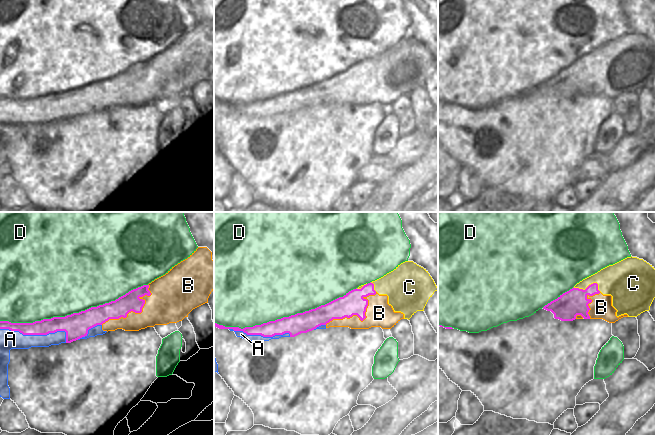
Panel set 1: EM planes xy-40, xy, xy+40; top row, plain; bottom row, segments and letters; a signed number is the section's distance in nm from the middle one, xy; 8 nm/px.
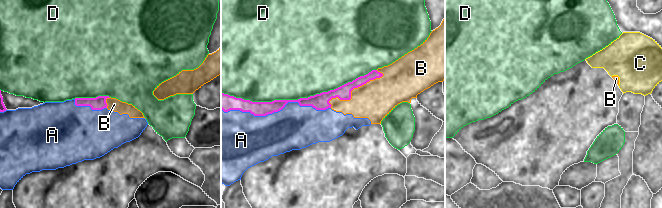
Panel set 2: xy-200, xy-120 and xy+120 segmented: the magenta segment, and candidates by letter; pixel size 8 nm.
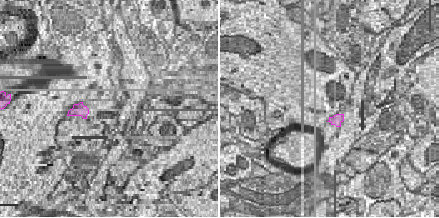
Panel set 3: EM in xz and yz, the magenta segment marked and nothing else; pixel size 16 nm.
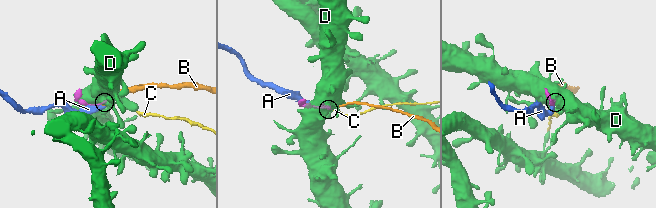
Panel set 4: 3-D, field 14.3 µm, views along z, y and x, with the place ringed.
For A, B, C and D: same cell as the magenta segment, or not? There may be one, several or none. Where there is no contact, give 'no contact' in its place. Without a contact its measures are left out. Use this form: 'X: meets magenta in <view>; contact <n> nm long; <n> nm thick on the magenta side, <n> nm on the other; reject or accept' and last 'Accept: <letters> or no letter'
A: meets magenta in xy-40; contact 550 nm long; 120 nm thick on the magenta side, 150 nm on the other; reject
B: meets magenta in xy-40; contact 500 nm long; 150 nm thick on the magenta side, 300 nm on the other; reject
C: meets magenta in xy+40; contact 220 nm long; 220 nm thick on the magenta side, 280 nm on the other; accept
D: meets magenta in xy-40; contact 1200 nm long; 200 nm thick on the magenta side, 500 nm on the other; reject
Accept: C

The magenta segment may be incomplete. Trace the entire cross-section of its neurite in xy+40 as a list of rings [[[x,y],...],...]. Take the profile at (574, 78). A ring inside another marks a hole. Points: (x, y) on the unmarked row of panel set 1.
[[[627,33],[583,55],[572,65],[545,81],[543,85],[551,87],[554,94],[561,97],[573,97],[577,91],[581,91],[584,95],[590,95],[588,80],[592,76],[588,75],[587,72],[593,72],[600,68],[603,71],[612,72],[612,82],[617,86],[617,93],[624,90],[627,90],[628,93],[637,93],[650,86],[655,74],[655,45],[643,35]]]

